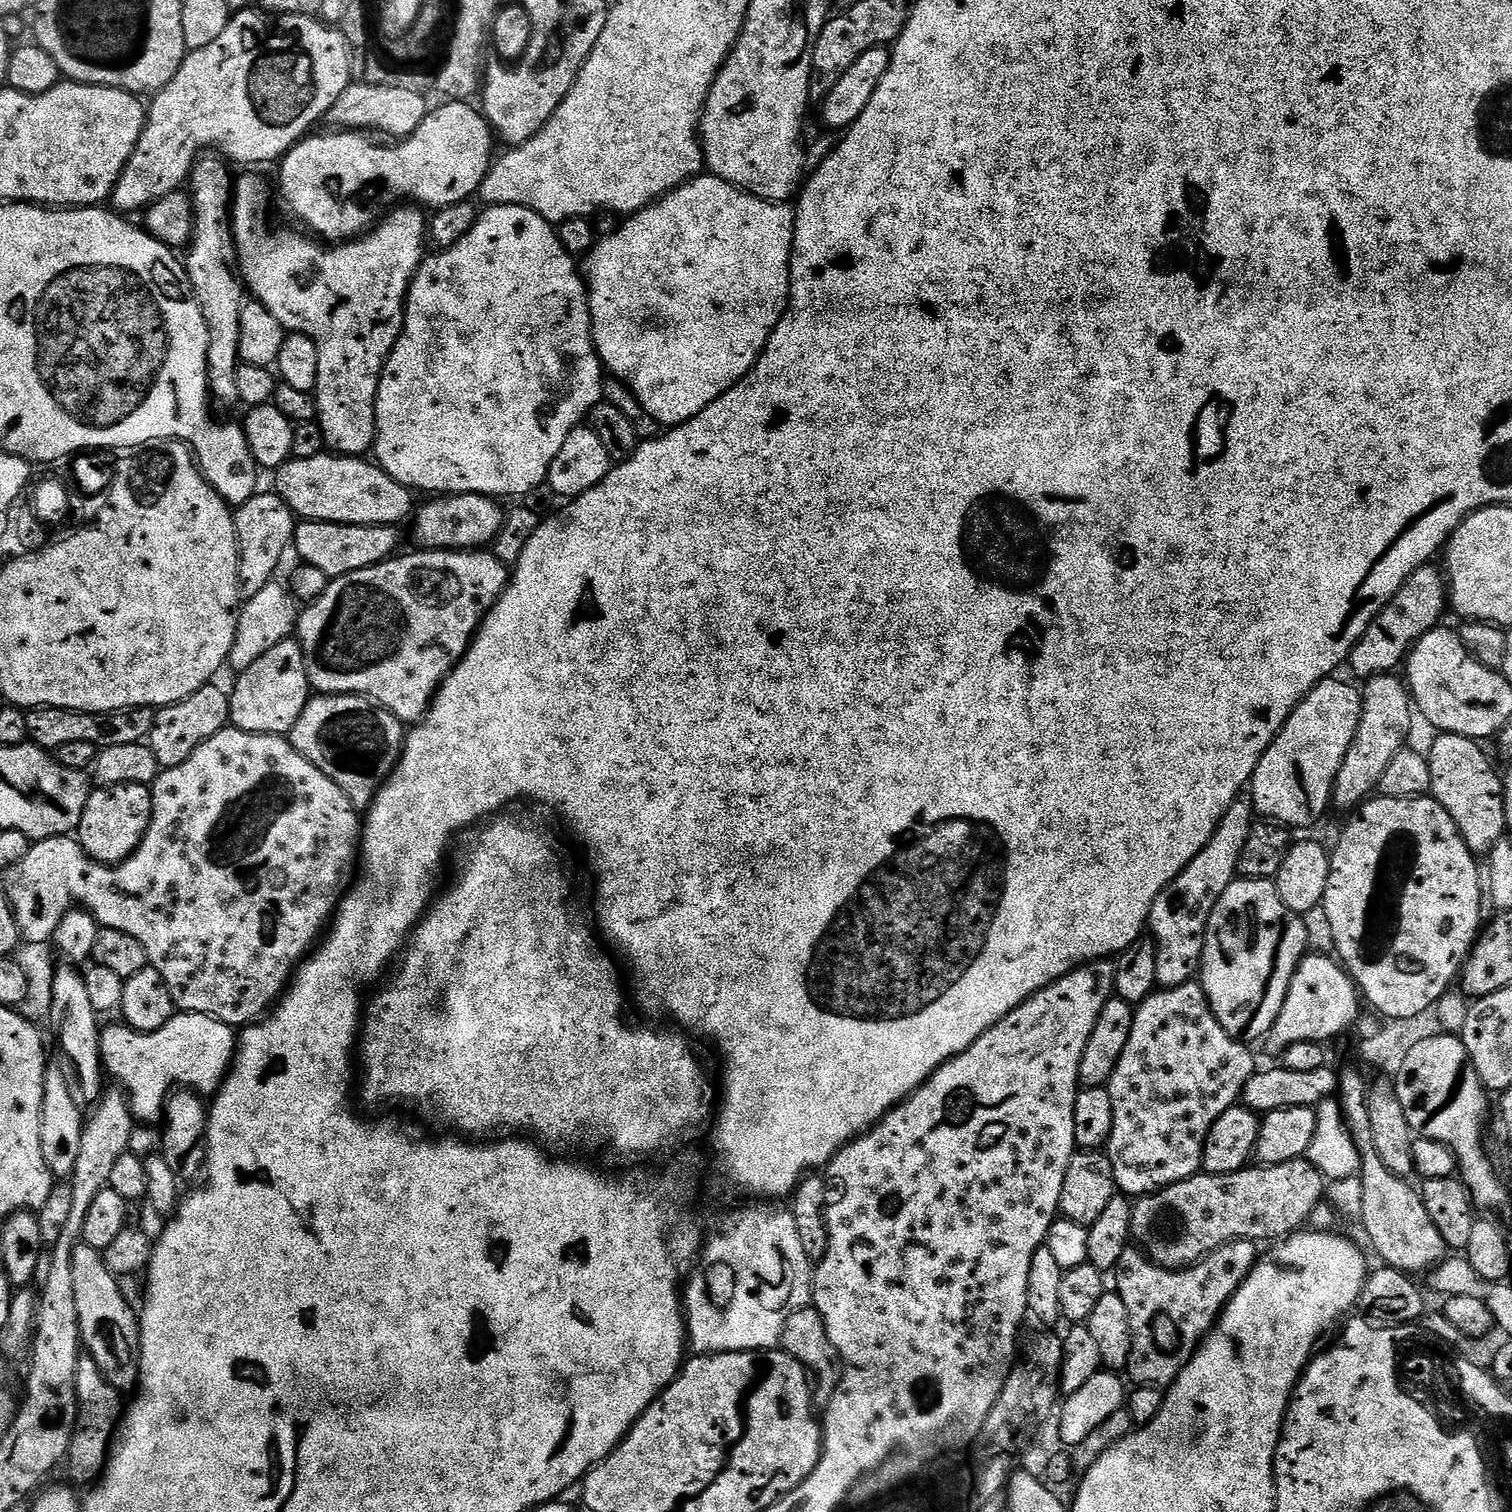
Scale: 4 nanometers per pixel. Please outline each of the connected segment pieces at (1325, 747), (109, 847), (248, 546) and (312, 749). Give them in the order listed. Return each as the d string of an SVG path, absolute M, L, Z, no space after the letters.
M1329 678L1322 681L1294 709L1285 722L1283 730L1277 734L1272 745L1266 750L1266 754L1262 754L1250 781L1250 799L1253 809L1263 819L1282 824L1289 830L1308 828L1311 824L1318 823L1323 818L1324 811L1330 808L1336 775L1346 758L1346 750L1350 742L1354 742L1354 734L1360 725L1364 705L1361 689L1347 684L1344 680L1336 679Z
M109 784L100 786L88 795L86 810L78 829L84 853L99 864L120 864L136 852L152 817L152 789L147 784Z
M257 491L245 504L239 505L234 512L236 518L236 541L240 547L240 561L234 570L238 577L240 594L244 600L254 598L262 586L273 583L277 579L276 571L283 558L294 544L298 518L286 506L286 502L275 491Z
M316 694L294 722L290 739L292 749L318 766L355 808L367 810L404 753L406 728L393 712L366 696Z

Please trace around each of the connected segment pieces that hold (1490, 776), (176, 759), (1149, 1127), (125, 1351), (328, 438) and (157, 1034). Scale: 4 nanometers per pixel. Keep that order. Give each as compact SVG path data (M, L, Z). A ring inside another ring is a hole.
M1446 732L1435 737L1432 749L1427 749L1428 765L1430 766L1430 793L1431 799L1437 800L1454 818L1454 826L1462 834L1466 846L1471 850L1472 855L1477 858L1488 858L1500 839L1506 836L1509 831L1506 826L1506 802L1504 801L1504 782L1501 773L1496 773L1494 765L1488 761L1488 756L1483 752L1481 745L1477 741L1459 736L1453 732Z
M219 683L207 684L202 690L190 694L177 704L168 704L157 711L154 726L147 738L147 745L151 748L154 758L160 763L161 769L182 766L202 742L214 738L223 728L229 727L232 715L230 714L230 696L227 691L219 688Z
M1190 979L1182 986L1173 988L1160 988L1152 993L1138 1005L1135 1005L1134 1030L1130 1030L1130 1039L1126 1041L1126 1050L1122 1050L1122 1058L1118 1058L1118 1066L1114 1066L1114 1074L1109 1078L1106 1085L1110 1094L1110 1102L1114 1106L1114 1130L1110 1134L1106 1145L1106 1151L1110 1158L1110 1166L1114 1166L1114 1178L1117 1189L1129 1198L1150 1196L1160 1188L1170 1186L1174 1182L1182 1182L1186 1178L1197 1175L1204 1163L1204 1143L1206 1134L1210 1134L1210 1126L1226 1114L1226 1110L1237 1107L1238 1101L1243 1097L1246 1082L1258 1071L1258 1064L1252 1057L1252 1052L1247 1043L1236 1037L1226 1034L1222 1030L1222 1022L1214 1018L1214 1010L1204 993L1204 987L1195 979Z
M85 1243L79 1245L74 1254L74 1295L78 1301L80 1339L87 1353L104 1369L104 1377L116 1388L127 1390L135 1389L138 1384L140 1321L137 1309L128 1305L119 1282L117 1273L108 1268L101 1249Z
M248 170L244 177L237 179L234 184L232 193L232 210L230 213L230 223L232 226L232 239L236 242L236 258L238 261L238 272L242 277L243 283L246 285L247 291L252 292L255 299L262 306L266 306L266 310L270 310L270 314L274 314L274 318L278 318L278 322L282 322L282 326L288 332L301 332L315 342L318 346L318 382L316 383L316 420L319 423L322 434L324 435L325 445L333 453L342 456L358 456L363 457L365 454L373 451L376 443L376 395L378 394L378 386L380 385L380 376L384 372L384 363L388 361L388 355L394 350L394 346L398 342L400 333L404 331L404 309L408 299L408 288L412 284L412 280L416 277L416 272L420 268L420 261L425 259L424 244L426 248L426 237L428 236L428 220L425 213L416 206L400 206L395 210L389 211L371 230L362 236L356 237L355 240L347 242L328 243L321 242L319 239L313 238L311 235L305 234L303 231L295 232L292 228L271 228L268 225L268 211L272 208L272 196L274 200L274 188L267 184L260 176L255 176L255 171Z
M180 1012L162 1026L162 1030L153 1032L134 1032L123 1023L117 1022L113 1028L105 1027L100 1033L100 1055L109 1077L126 1093L128 1105L137 1121L161 1119L165 1103L177 1086L187 1086L201 1094L215 1094L220 1091L224 1077L228 1075L233 1060L236 1059L237 1033L226 1022L215 1020L206 1014Z

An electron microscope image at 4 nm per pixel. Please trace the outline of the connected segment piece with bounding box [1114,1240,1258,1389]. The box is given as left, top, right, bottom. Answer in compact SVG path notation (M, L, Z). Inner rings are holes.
M1232 1240L1228 1244L1223 1244L1218 1250L1214 1250L1204 1260L1200 1260L1196 1264L1191 1264L1188 1268L1164 1268L1161 1264L1156 1264L1152 1261L1152 1257L1145 1254L1139 1247L1129 1246L1122 1254L1122 1258L1118 1258L1118 1266L1114 1269L1114 1277L1116 1276L1116 1284L1114 1284L1114 1291L1122 1298L1122 1302L1126 1302L1126 1310L1130 1313L1130 1330L1132 1331L1132 1349L1130 1350L1130 1358L1128 1359L1128 1366L1126 1369L1126 1376L1133 1385L1139 1386L1145 1384L1146 1386L1154 1386L1155 1388L1167 1389L1180 1376L1180 1371L1192 1361L1192 1355L1196 1353L1196 1349L1204 1343L1205 1336L1212 1331L1216 1326L1216 1321L1220 1318L1220 1313L1227 1307L1232 1296L1239 1291L1240 1287L1246 1282L1249 1275L1252 1273L1252 1268L1255 1267L1258 1259L1257 1245L1250 1240ZM1164 1338L1168 1338L1172 1345L1167 1348L1163 1344Z

